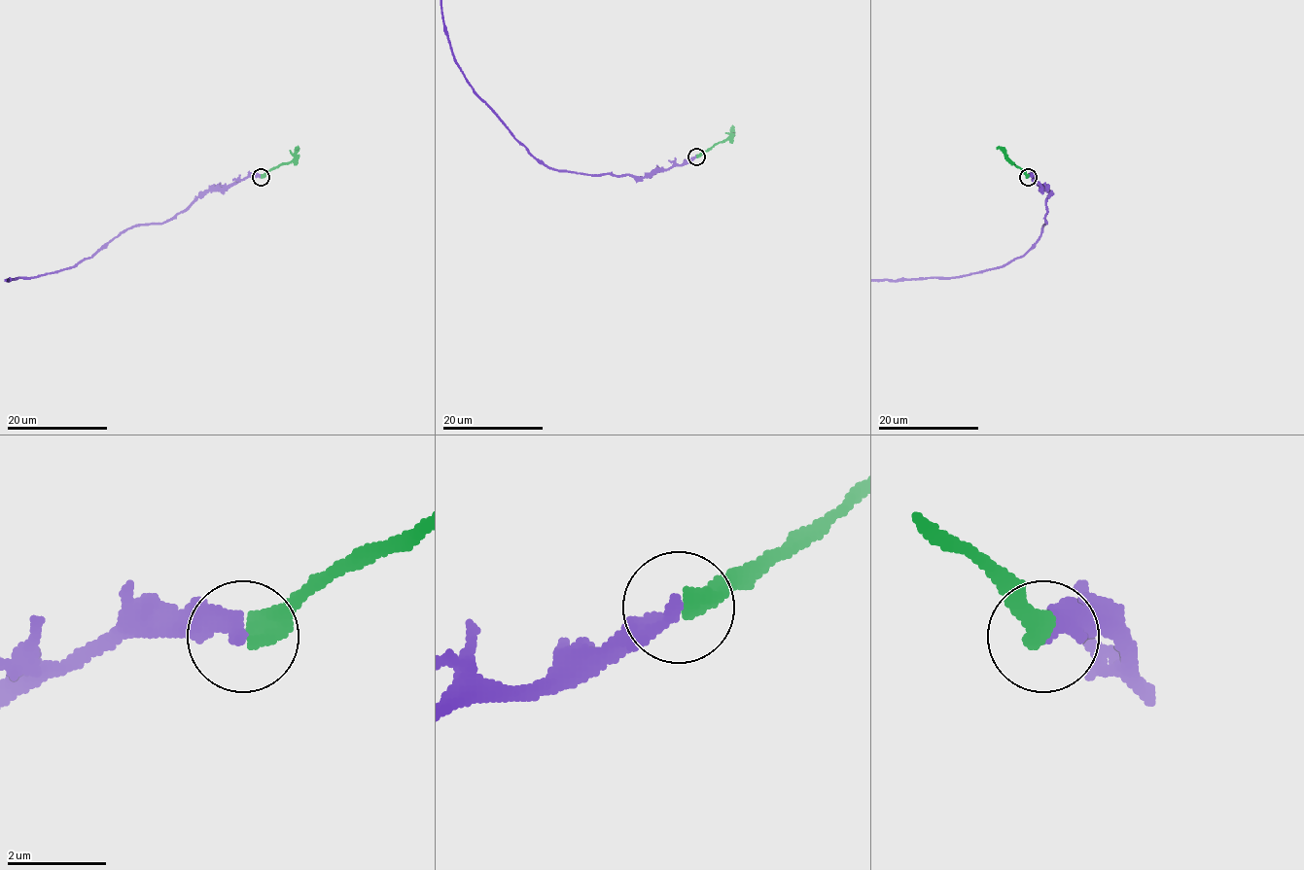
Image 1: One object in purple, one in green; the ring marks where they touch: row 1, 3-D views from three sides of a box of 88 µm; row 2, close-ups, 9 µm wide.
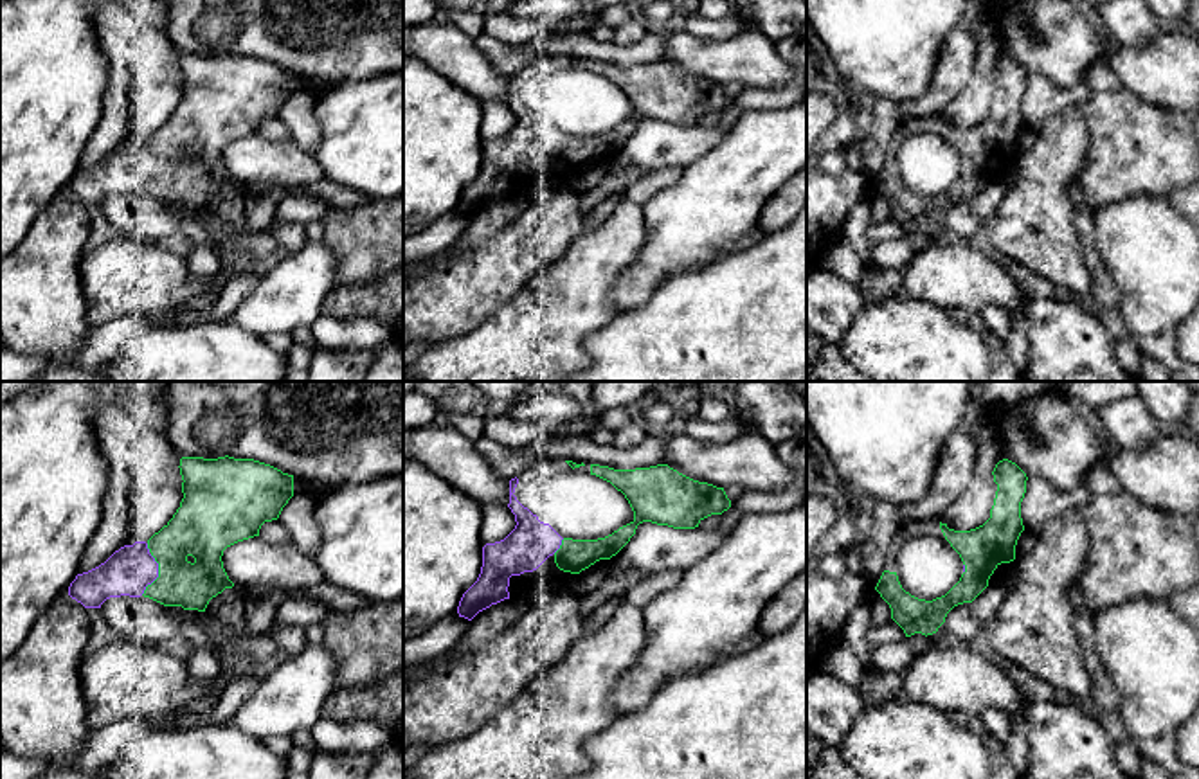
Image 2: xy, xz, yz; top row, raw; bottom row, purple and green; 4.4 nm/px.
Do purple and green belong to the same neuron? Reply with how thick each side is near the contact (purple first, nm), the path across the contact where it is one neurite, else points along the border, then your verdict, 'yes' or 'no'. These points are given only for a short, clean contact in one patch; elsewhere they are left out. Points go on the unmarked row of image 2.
220/220 nm | yes

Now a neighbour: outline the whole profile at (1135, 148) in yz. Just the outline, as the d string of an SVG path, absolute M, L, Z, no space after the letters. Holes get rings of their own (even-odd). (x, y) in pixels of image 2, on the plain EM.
M1123 86L1116 92L1087 90L1075 108L1089 133L1086 164L1077 178L1089 209L1138 194L1168 198L1174 189L1199 178L1199 140L1192 115L1150 104Z

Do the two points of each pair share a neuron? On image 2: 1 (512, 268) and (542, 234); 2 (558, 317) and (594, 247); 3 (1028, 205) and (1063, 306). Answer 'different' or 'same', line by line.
1: same
2: same
3: different

